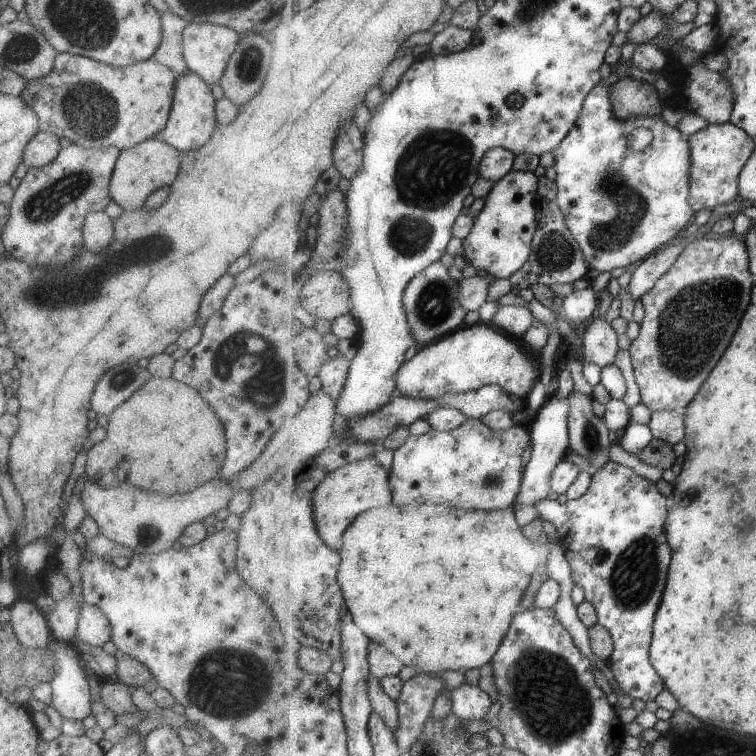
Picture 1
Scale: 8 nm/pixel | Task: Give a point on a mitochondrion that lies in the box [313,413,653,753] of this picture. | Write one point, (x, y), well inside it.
(546, 681)

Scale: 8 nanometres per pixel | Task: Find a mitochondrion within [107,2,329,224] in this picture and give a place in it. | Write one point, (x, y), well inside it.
(252, 59)

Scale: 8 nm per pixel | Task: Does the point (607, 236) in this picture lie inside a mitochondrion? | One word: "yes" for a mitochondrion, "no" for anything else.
yes

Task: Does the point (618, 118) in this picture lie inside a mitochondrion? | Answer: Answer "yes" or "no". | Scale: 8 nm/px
no

